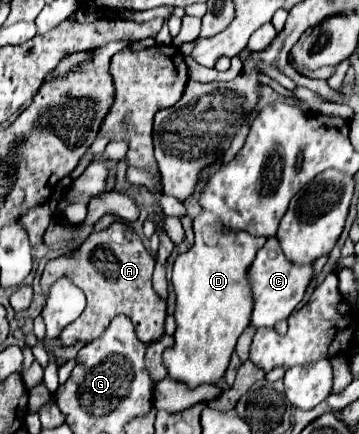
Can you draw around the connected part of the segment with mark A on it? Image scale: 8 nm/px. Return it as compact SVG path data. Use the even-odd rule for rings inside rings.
M114 221L110 227L92 233L82 245L72 249L66 255L50 259L44 267L40 287L44 293L56 283L60 277L68 277L74 285L78 285L88 299L88 305L80 319L72 325L66 325L60 333L64 345L74 345L76 341L94 341L98 339L110 321L124 313L132 319L136 335L142 343L156 341L164 333L164 317L166 317L166 301L152 287L152 271L154 257L146 251L136 231L122 223Z

